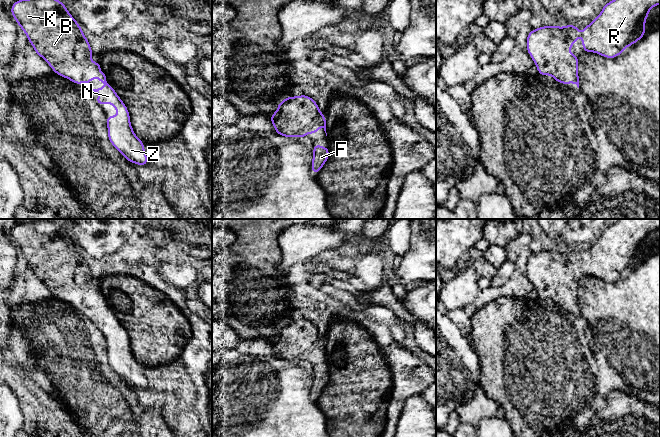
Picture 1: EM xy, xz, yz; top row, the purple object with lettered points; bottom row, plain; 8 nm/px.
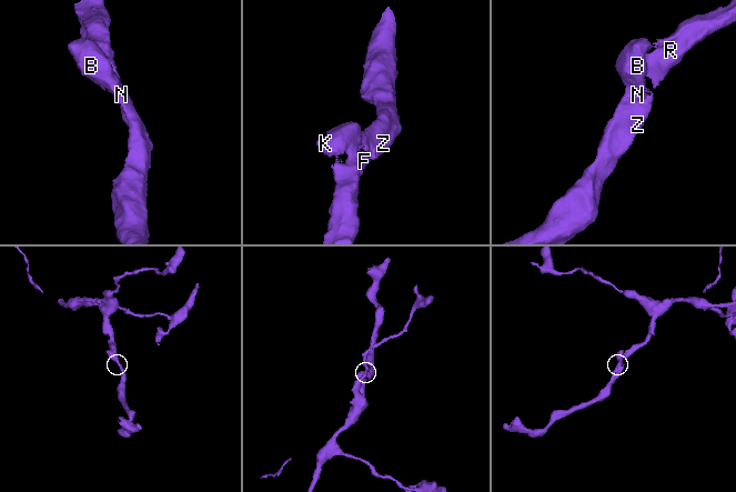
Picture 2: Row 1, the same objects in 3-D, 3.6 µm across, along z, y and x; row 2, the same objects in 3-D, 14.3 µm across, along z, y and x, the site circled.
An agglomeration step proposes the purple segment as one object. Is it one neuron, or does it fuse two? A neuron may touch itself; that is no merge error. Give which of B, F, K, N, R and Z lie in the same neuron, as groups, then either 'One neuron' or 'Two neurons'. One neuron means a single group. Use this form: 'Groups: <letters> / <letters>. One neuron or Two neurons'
Groups: B F K N R Z. One neuron

